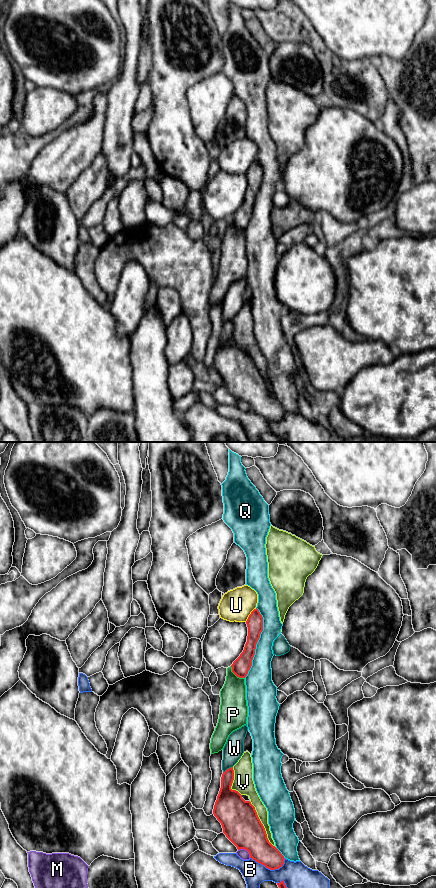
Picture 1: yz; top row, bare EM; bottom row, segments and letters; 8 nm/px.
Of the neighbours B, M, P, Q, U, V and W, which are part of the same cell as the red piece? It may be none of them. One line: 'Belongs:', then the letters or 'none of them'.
Belongs: P

